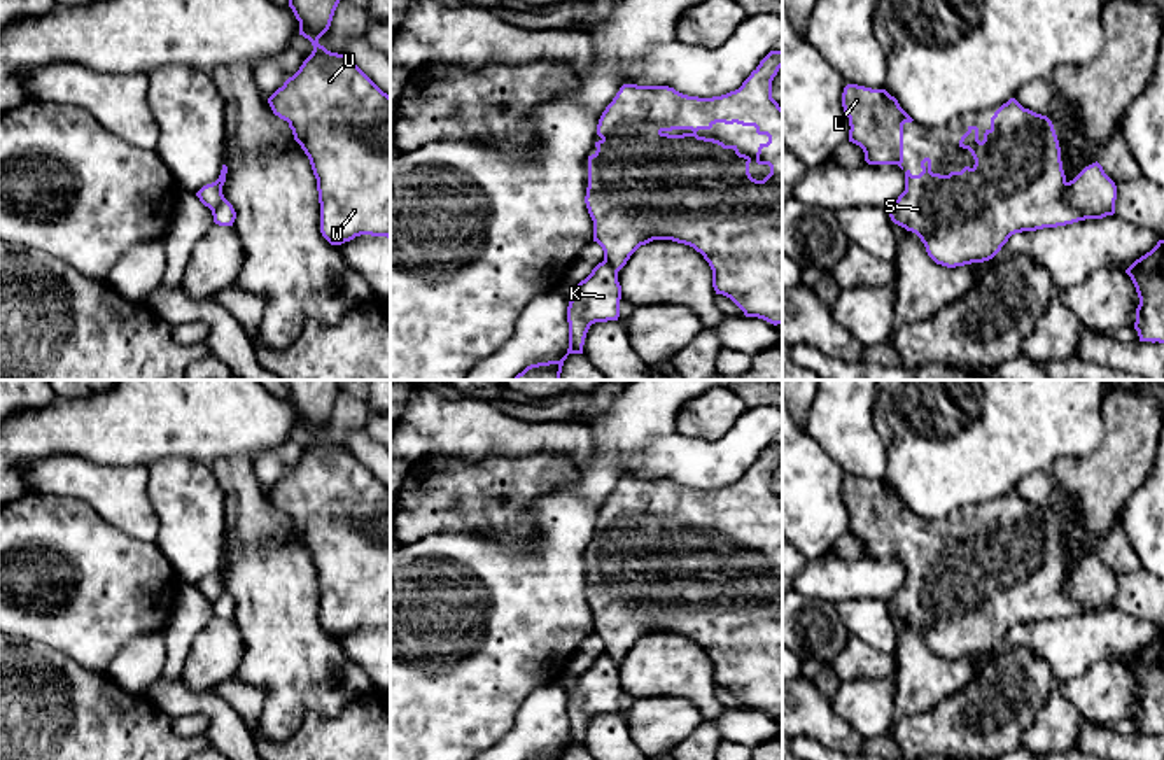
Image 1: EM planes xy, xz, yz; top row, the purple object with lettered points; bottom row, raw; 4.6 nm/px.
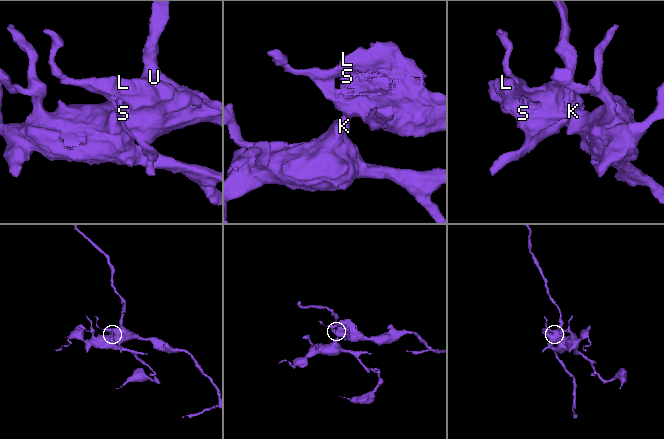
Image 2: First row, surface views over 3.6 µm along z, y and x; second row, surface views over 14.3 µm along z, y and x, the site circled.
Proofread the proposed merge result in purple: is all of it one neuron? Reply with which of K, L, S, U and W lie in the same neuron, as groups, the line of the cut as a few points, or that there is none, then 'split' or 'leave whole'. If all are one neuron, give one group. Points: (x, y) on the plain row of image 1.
K / L S U W; cut in yz along (1065, 575), (1063, 594), (1086, 610); split

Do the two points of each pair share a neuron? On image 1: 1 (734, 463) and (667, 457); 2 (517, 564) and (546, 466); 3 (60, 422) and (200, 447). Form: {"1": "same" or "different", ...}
{"1": "same", "2": "different", "3": "same"}

